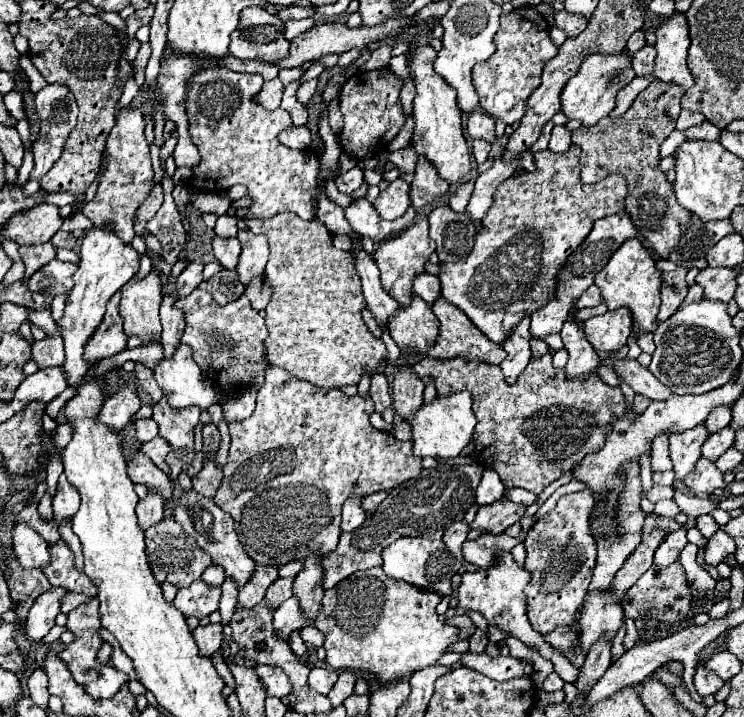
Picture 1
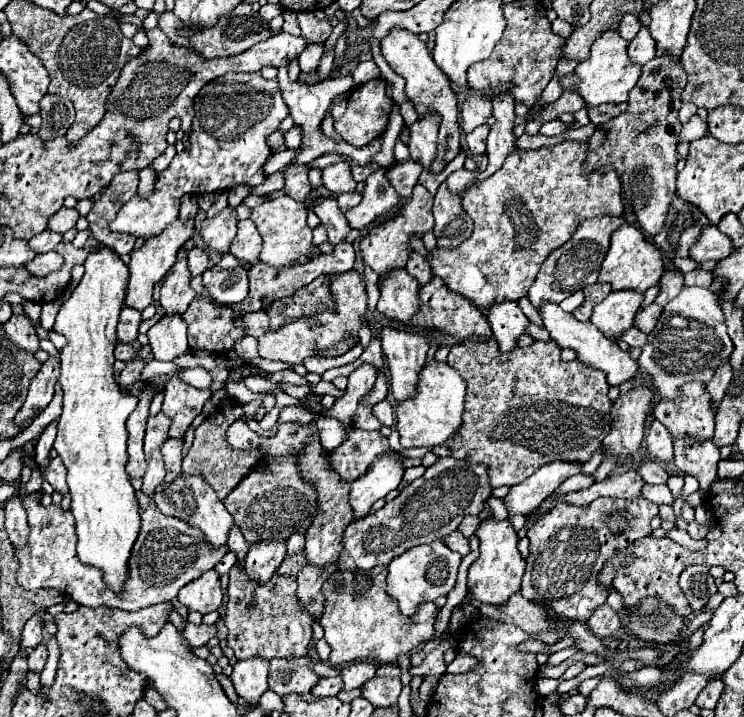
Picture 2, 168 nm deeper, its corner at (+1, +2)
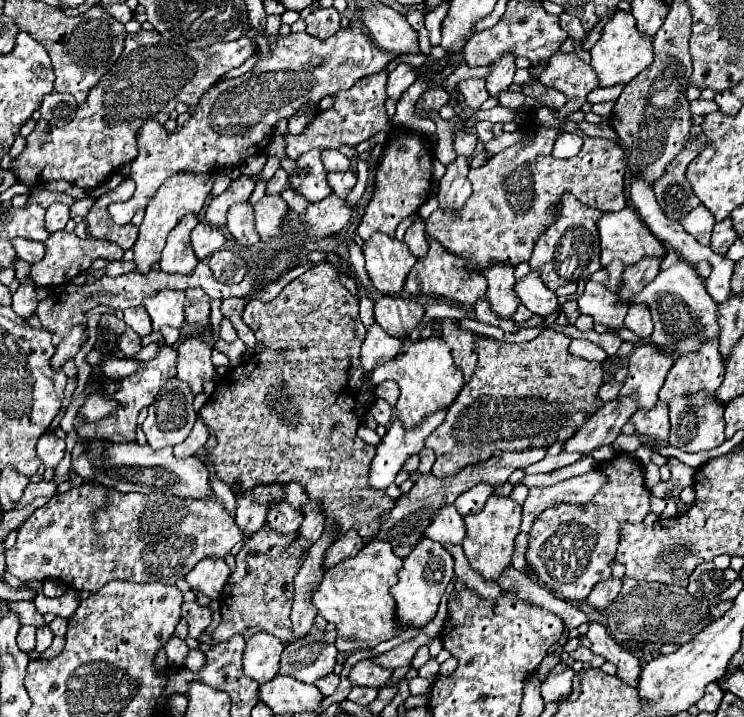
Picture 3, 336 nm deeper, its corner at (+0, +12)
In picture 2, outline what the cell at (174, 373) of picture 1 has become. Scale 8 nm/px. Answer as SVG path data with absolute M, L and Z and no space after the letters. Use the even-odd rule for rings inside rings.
M179 314L163 316L153 328L149 328L147 336L157 360L175 360L189 352L187 326Z

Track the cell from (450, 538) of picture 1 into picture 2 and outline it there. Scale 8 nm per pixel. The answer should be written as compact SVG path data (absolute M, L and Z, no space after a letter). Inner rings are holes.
M465 516L465 520L459 524L459 532L461 532L465 538L469 538L471 534L475 534L475 530L477 530L479 524L481 524L481 520L479 520L477 516Z

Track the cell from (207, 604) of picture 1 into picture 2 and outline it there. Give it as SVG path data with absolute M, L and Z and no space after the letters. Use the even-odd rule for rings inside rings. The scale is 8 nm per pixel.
M209 570L201 578L185 584L185 590L181 590L177 600L187 606L187 610L195 610L201 614L217 610L223 602L219 574L215 570Z

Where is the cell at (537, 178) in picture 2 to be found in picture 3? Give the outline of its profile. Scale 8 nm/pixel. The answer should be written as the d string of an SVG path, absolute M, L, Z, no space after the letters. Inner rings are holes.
M556 52L546 70L540 74L540 82L568 96L568 102L556 110L560 126L538 126L528 132L522 142L506 148L500 154L494 154L482 168L470 170L468 180L472 182L472 196L466 200L464 208L460 208L458 214L438 208L426 220L426 236L434 236L452 254L462 256L470 270L480 272L494 262L516 266L524 260L530 260L534 240L548 224L554 222L554 208L564 192L574 194L582 204L602 212L622 210L627 206L624 198L624 150L610 140L586 136L576 122L568 120L570 114L586 104L586 96L600 86L592 66L582 62L576 54ZM562 132L578 134L584 140L582 150L574 158L552 158L552 146Z

